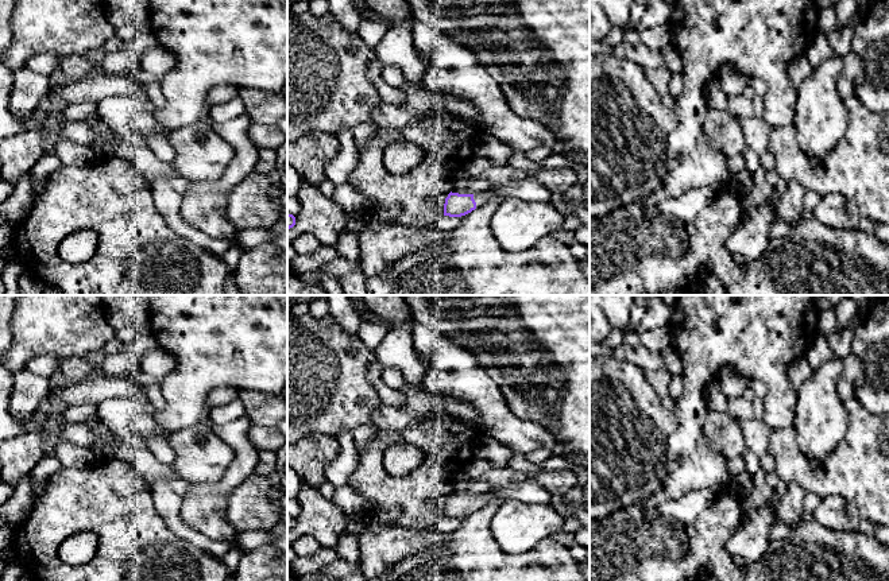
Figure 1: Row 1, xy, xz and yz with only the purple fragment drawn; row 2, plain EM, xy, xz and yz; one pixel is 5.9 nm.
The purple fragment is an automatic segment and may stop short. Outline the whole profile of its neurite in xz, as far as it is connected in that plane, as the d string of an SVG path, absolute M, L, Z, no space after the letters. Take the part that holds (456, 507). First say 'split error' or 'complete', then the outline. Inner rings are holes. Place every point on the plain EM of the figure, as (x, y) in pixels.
split error; M487 492L474 496L449 495L444 506L444 518L461 519L487 504L490 496Z

